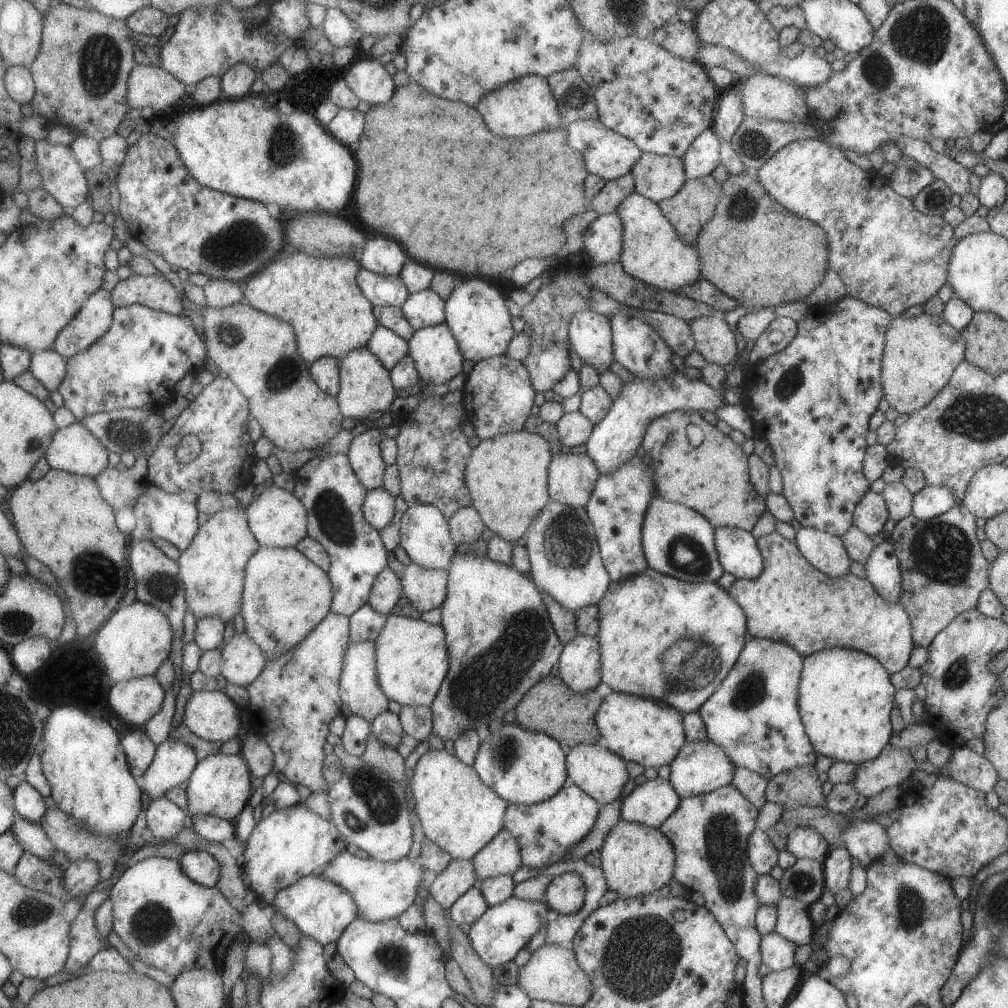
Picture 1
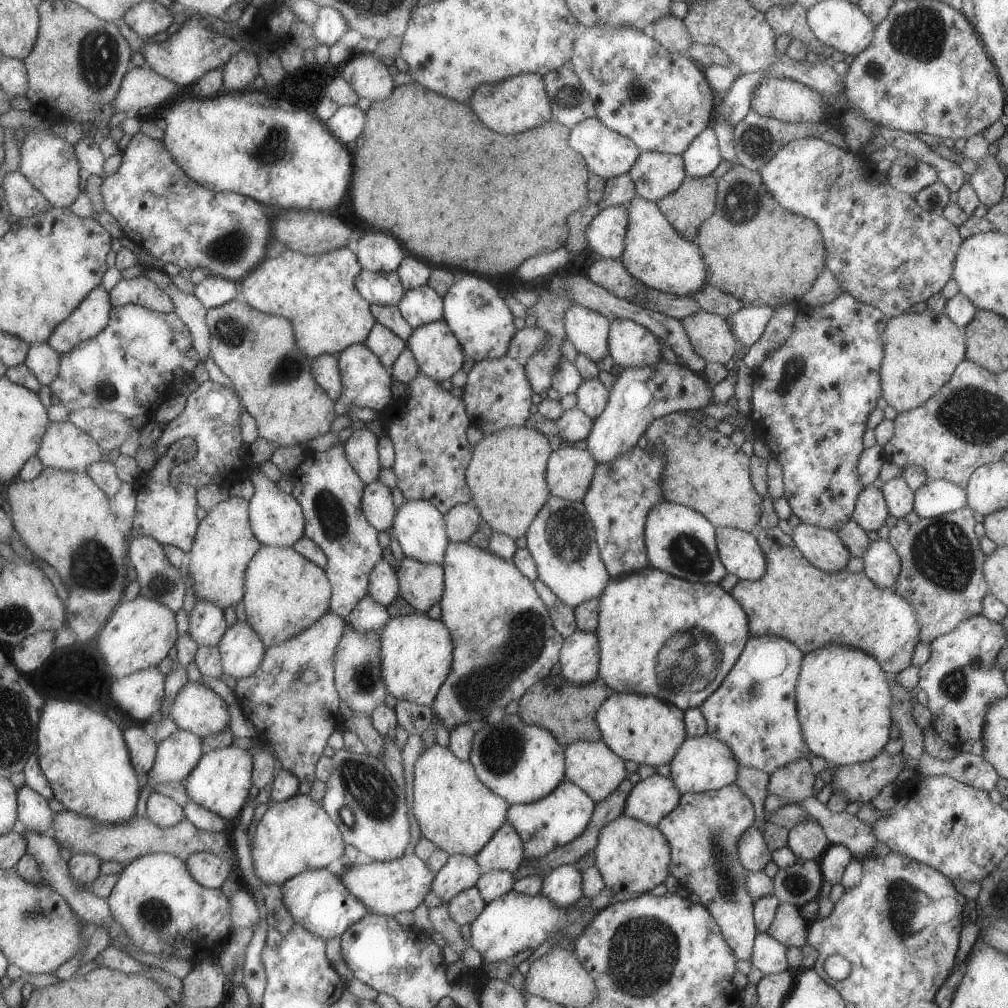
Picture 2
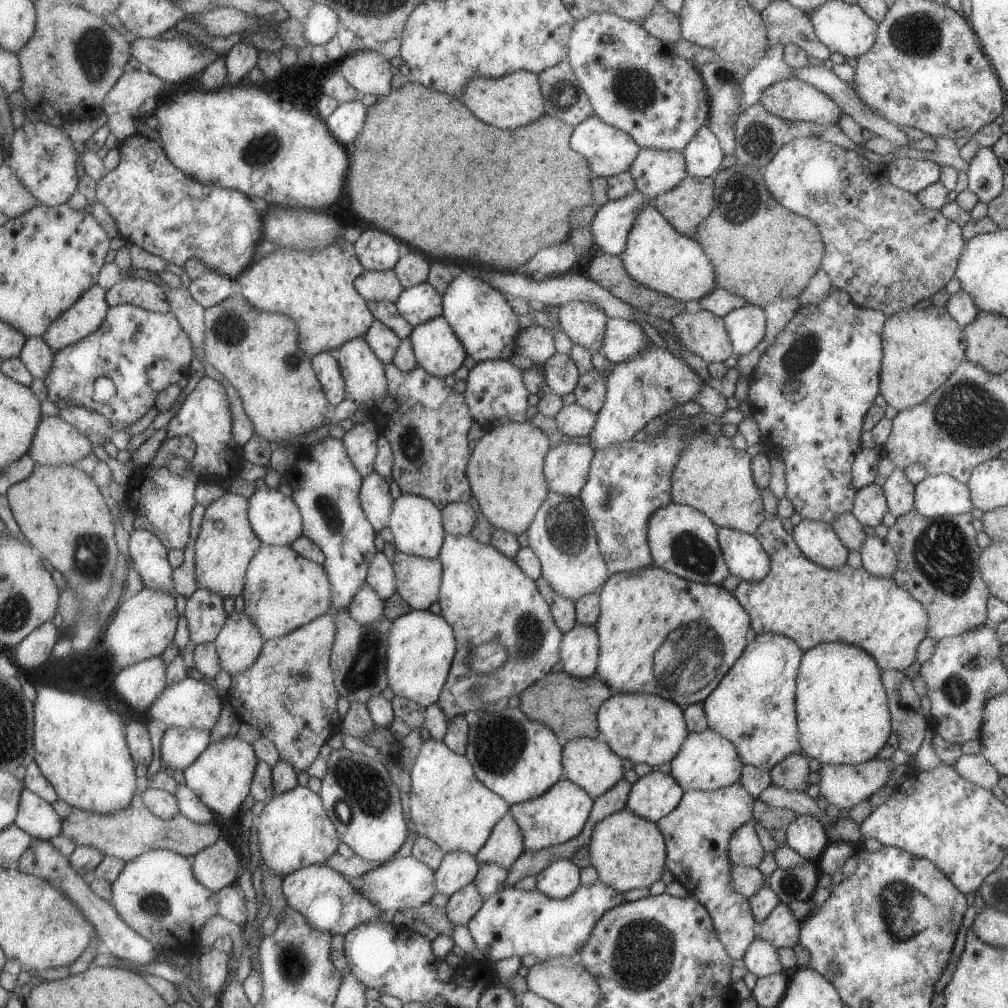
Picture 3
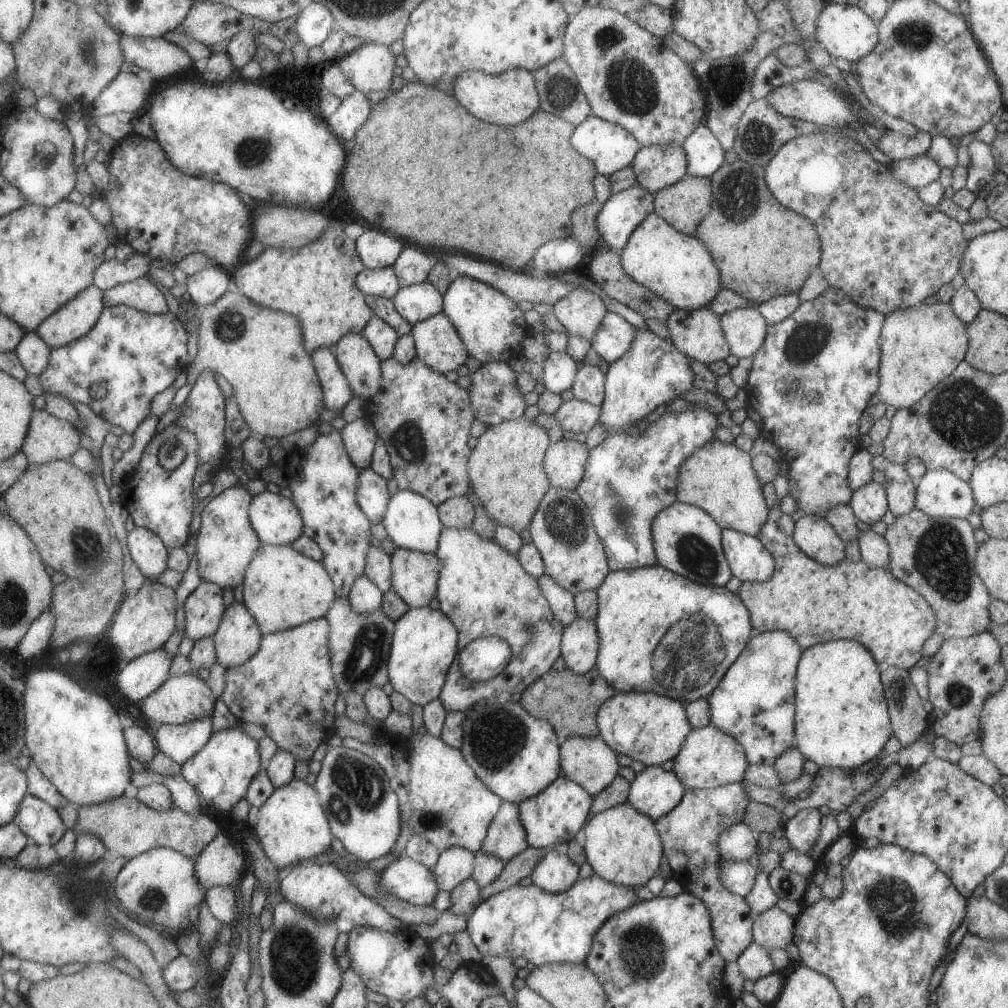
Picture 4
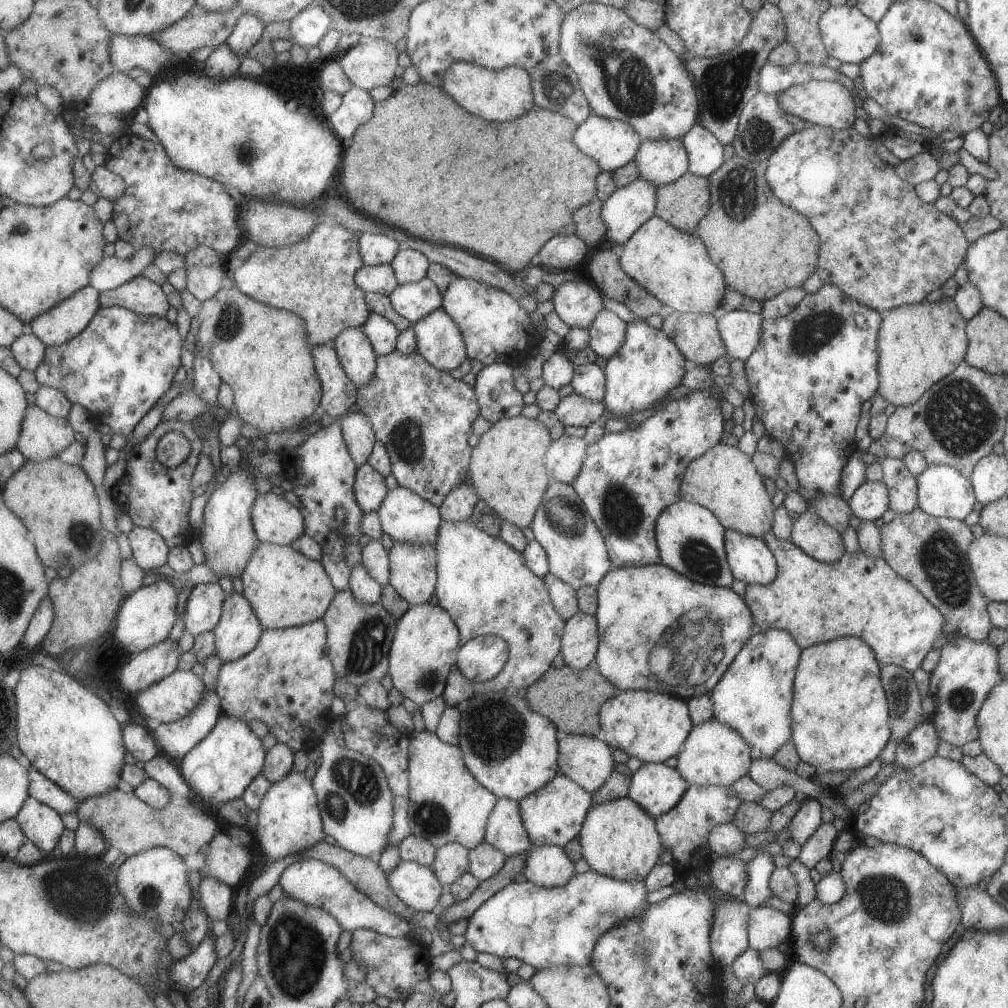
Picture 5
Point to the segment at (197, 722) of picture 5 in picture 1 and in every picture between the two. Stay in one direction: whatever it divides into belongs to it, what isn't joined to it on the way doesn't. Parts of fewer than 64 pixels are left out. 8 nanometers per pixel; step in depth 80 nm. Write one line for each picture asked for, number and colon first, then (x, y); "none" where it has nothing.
1: (175, 762)
2: (179, 754)
3: (181, 747)
4: (181, 743)

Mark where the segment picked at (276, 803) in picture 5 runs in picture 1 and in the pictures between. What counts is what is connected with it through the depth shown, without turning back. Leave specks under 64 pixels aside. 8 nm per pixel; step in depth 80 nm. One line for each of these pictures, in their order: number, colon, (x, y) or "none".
1: (292, 842)
2: (295, 835)
3: (293, 830)
4: (291, 826)

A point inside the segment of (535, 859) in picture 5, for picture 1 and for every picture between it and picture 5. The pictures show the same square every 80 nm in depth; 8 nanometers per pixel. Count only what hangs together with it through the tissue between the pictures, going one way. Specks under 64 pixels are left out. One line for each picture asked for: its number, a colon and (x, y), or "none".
1: (565, 895)
2: (562, 886)
3: (559, 879)
4: (555, 873)

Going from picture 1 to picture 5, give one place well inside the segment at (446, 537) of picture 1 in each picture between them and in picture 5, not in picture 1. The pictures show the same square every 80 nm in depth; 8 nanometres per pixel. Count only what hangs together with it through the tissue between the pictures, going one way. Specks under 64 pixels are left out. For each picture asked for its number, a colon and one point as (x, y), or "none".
2: (419, 528)
3: (416, 523)
4: (411, 521)
5: (404, 516)

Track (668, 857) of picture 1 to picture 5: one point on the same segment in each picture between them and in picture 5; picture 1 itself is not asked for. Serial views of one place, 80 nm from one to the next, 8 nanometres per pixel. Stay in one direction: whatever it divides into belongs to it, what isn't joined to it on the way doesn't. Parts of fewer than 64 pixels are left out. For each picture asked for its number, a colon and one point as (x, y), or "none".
2: (631, 856)
3: (627, 851)
4: (622, 846)
5: (618, 839)

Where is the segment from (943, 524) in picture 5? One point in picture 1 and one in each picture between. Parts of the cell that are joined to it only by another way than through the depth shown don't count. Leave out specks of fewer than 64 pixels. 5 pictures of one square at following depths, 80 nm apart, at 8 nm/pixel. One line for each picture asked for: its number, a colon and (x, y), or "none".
1: (942, 570)
2: (941, 577)
3: (937, 557)
4: (934, 556)

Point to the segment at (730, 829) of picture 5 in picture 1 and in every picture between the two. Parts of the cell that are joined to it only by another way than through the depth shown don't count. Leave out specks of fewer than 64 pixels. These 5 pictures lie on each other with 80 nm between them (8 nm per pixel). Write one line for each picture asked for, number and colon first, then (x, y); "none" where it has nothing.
1: (762, 855)
2: (753, 853)
3: (744, 848)
4: (737, 843)

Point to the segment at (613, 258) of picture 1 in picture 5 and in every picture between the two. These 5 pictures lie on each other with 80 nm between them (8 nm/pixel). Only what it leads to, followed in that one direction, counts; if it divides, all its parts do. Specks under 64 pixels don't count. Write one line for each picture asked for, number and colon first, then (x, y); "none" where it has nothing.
2: (605, 234)
3: (609, 227)
4: (618, 216)
5: (627, 208)

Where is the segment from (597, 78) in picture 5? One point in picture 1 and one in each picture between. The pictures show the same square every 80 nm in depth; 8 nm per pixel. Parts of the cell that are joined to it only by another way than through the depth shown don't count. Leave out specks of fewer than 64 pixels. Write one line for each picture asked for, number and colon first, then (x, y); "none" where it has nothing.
1: (661, 102)
2: (661, 101)
3: (634, 83)
4: (629, 77)

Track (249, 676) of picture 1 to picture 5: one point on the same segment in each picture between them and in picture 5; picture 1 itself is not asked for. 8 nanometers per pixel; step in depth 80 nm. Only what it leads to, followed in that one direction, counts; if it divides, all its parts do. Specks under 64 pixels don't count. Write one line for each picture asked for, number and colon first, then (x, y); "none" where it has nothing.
2: (242, 652)
3: (240, 643)
4: (238, 639)
5: (238, 632)

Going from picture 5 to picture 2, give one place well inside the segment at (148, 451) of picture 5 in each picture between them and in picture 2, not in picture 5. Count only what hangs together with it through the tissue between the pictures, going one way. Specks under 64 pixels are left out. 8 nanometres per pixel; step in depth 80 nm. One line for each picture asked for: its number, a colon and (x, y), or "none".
2: (167, 512)
3: (163, 502)
4: (160, 500)

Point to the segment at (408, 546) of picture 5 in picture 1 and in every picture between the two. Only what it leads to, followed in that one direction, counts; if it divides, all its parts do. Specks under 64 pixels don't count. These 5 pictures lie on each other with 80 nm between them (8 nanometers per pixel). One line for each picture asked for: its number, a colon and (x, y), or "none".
1: (425, 589)
2: (421, 585)
3: (417, 580)
4: (414, 575)

